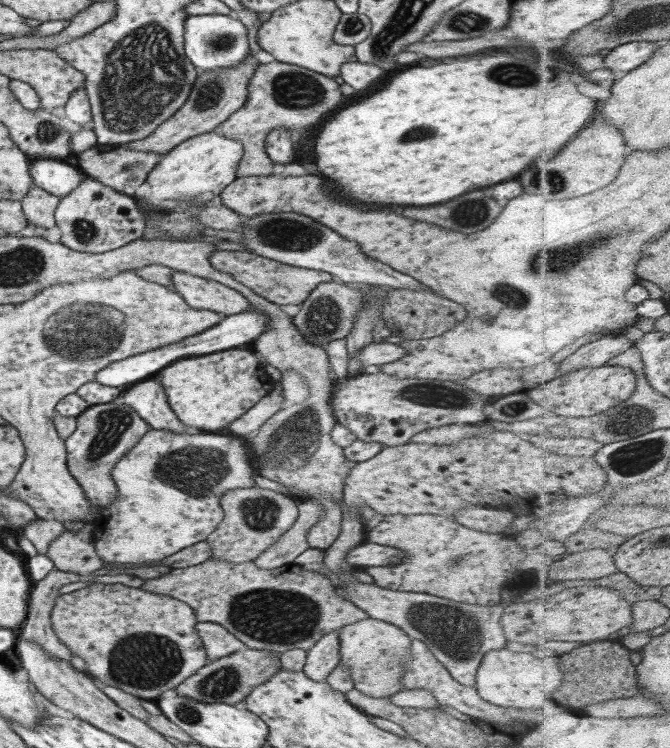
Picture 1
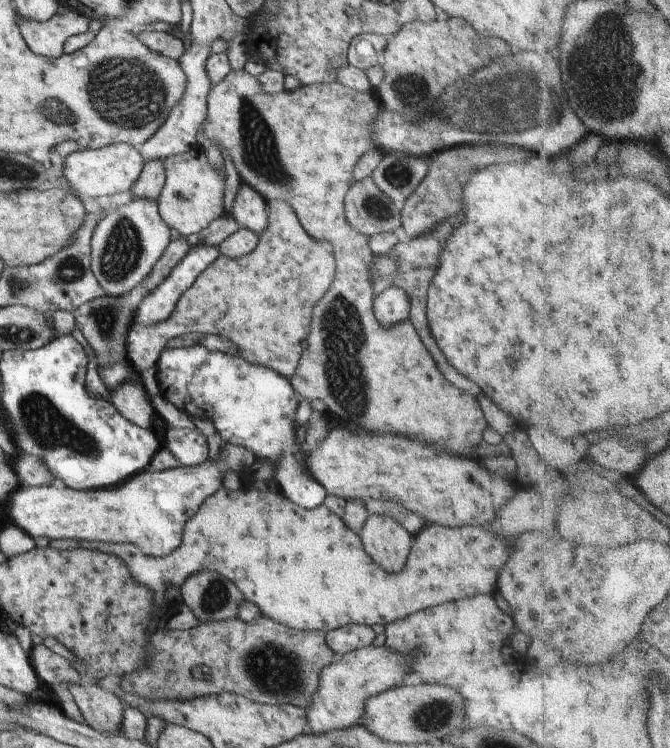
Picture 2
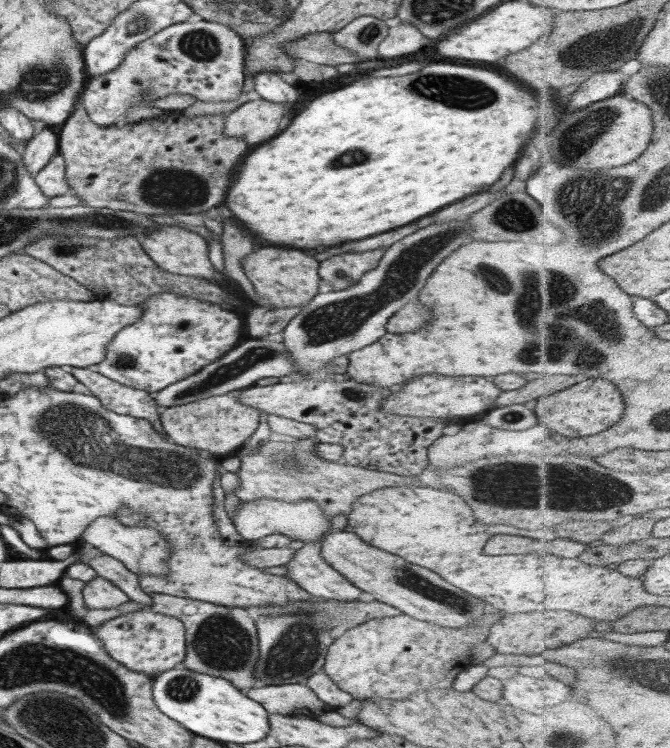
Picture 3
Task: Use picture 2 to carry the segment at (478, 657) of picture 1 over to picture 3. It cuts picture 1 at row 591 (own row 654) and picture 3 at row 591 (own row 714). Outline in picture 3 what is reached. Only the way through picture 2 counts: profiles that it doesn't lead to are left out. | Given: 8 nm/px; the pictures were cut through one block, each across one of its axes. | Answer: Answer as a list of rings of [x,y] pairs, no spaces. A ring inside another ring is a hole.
[[[321,540],[305,543],[295,550],[294,556],[285,564],[291,578],[312,598],[334,601],[371,601],[372,597],[356,588],[343,574],[334,570],[321,557]]]

